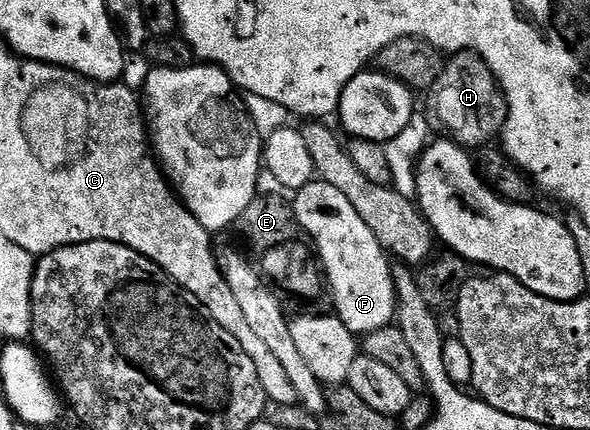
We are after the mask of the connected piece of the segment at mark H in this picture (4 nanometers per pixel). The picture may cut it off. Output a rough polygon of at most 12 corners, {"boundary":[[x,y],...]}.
{"boundary":[[455,53],[426,92],[434,130],[486,147],[507,98],[483,59]]}

